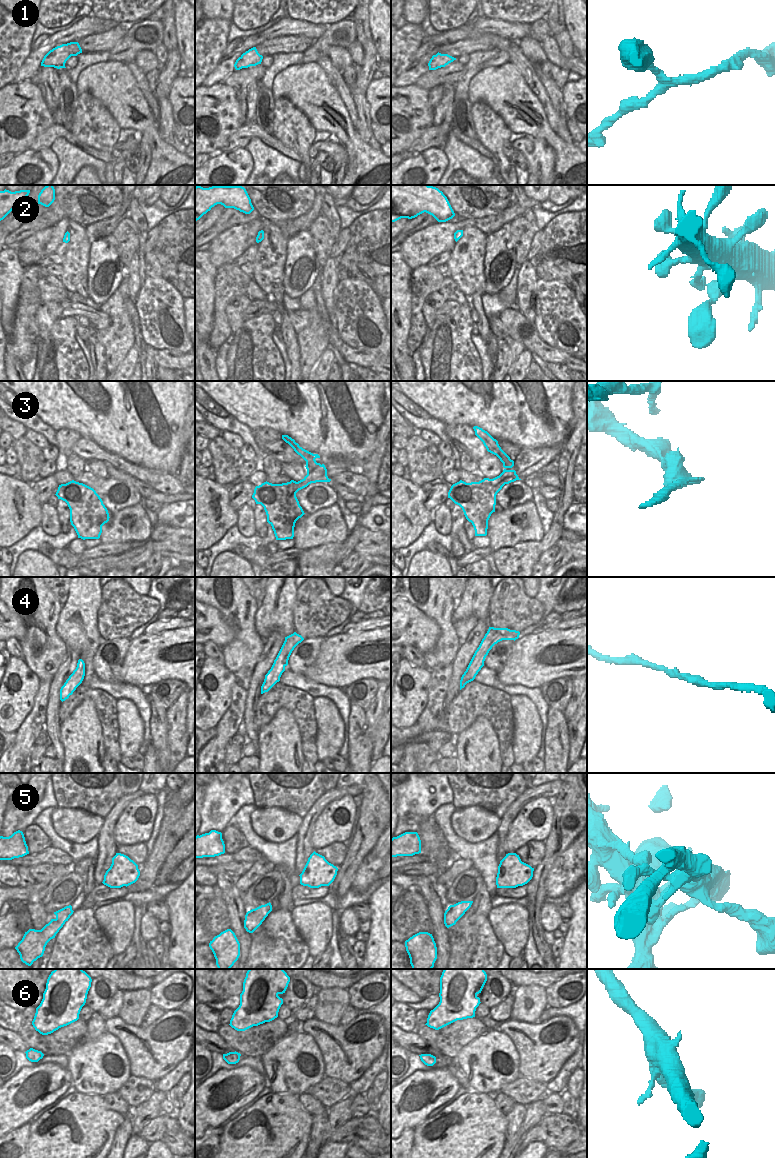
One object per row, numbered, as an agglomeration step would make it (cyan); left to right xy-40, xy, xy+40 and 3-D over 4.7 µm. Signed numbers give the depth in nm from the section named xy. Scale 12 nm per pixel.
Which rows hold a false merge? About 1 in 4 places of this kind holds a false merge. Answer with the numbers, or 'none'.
1, 3

